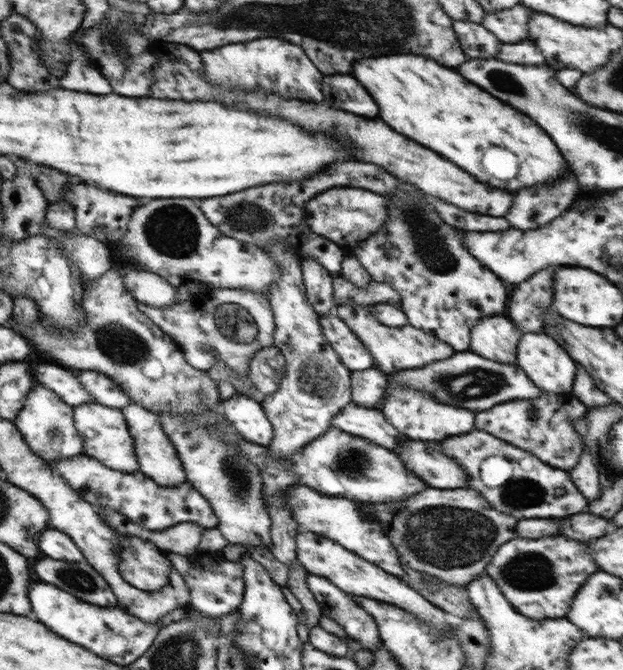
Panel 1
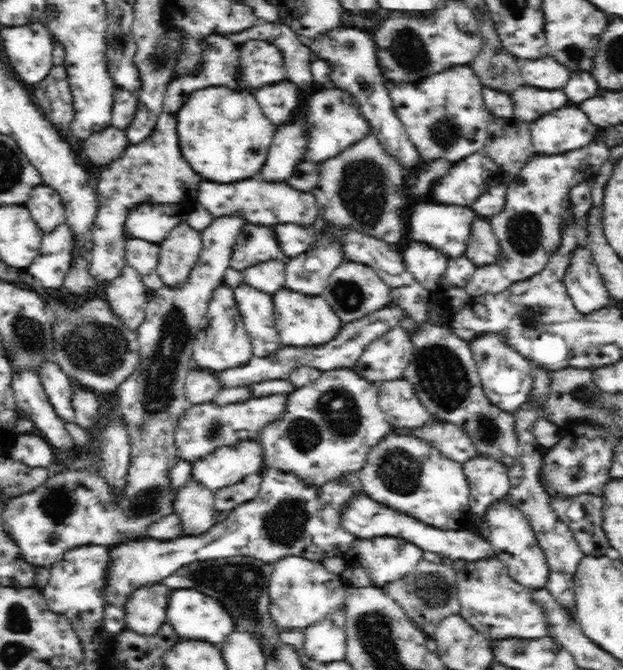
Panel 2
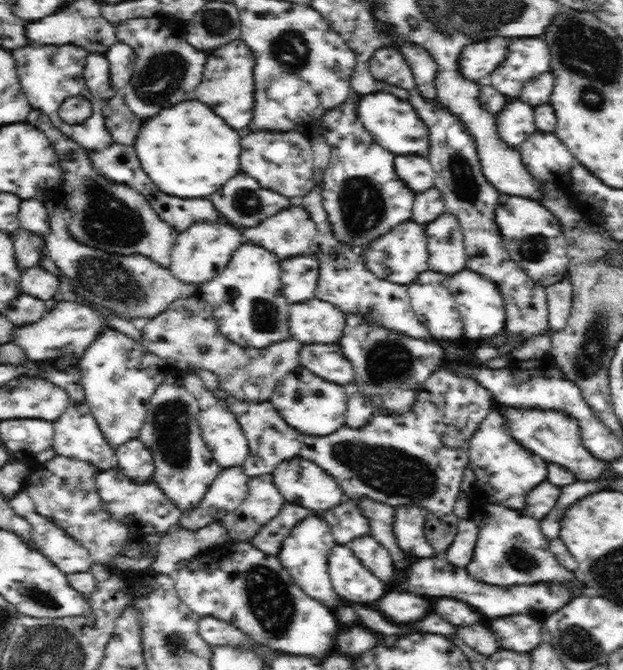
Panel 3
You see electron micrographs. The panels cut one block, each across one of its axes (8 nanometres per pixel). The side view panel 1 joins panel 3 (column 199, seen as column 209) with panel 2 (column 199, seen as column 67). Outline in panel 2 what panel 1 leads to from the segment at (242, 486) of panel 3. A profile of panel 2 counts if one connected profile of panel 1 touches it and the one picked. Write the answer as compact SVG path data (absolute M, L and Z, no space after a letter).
M240 441L232 446L221 446L193 463L191 474L200 484L216 492L222 486L230 486L251 474L264 469L264 451L259 441Z

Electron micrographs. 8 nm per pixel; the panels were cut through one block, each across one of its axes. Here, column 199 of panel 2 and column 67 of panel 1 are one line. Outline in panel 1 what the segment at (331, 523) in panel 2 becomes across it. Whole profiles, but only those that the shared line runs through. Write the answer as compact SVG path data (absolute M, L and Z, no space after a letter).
M49 527L40 535L40 550L42 557L47 556L55 560L65 560L70 563L83 562L85 554L77 543L63 530Z

